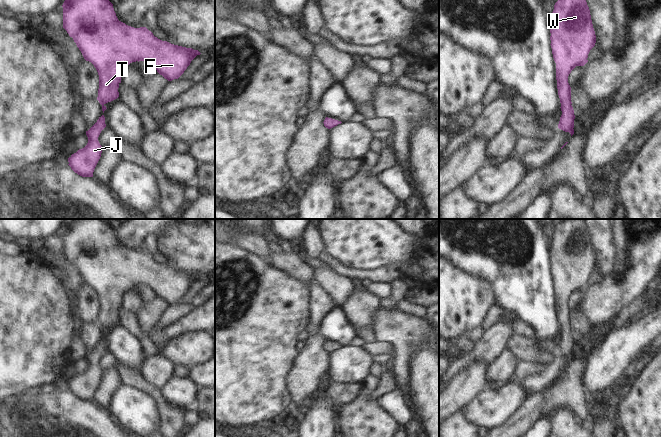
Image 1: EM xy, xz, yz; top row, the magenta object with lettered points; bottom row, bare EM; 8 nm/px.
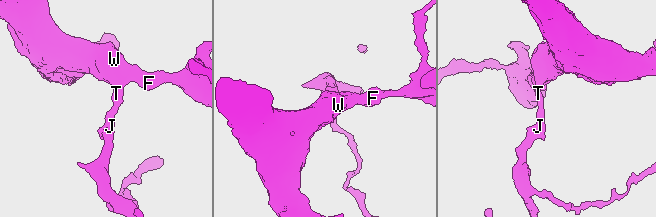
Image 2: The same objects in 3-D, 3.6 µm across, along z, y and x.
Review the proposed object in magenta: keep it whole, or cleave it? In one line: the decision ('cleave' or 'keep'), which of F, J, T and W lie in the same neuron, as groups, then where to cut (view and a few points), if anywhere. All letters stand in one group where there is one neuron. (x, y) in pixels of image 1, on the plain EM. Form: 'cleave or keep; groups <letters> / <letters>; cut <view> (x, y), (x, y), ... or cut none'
keep; groups F J T W; cut none

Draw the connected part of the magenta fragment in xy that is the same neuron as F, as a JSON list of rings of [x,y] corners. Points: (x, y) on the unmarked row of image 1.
[[[67,219],[62,231],[63,252],[98,296],[97,324],[103,337],[105,328],[119,321],[121,298],[130,287],[147,285],[172,305],[201,278],[162,265],[146,251],[134,252],[119,245],[113,228],[99,219]]]

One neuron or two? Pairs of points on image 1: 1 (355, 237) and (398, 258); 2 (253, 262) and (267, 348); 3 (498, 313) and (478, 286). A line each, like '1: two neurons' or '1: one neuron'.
1: one neuron
2: one neuron
3: two neurons

